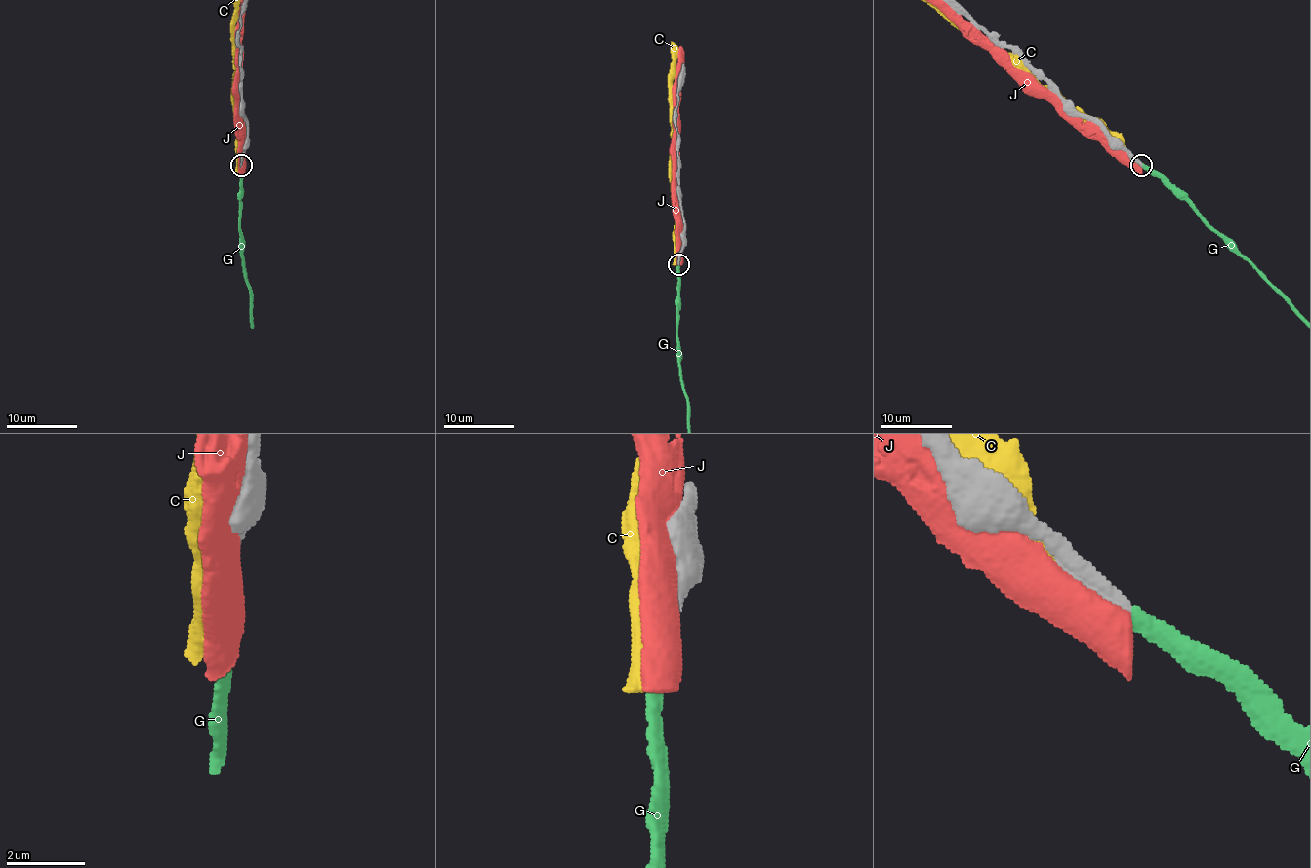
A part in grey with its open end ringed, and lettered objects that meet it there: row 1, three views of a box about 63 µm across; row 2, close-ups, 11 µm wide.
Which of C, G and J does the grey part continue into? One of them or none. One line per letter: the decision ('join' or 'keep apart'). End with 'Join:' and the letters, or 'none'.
C: keep apart
G: join
J: keep apart
Join: G

